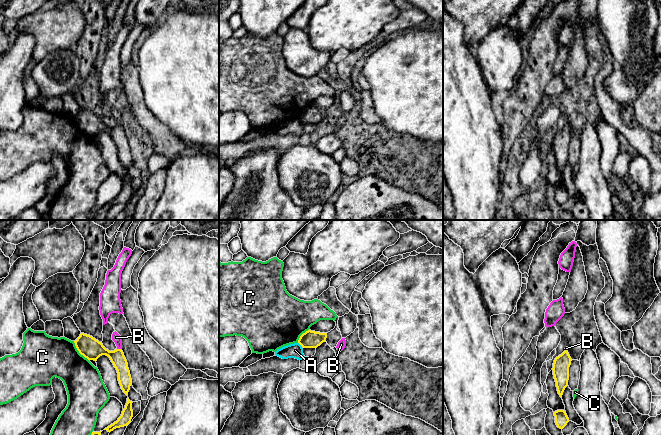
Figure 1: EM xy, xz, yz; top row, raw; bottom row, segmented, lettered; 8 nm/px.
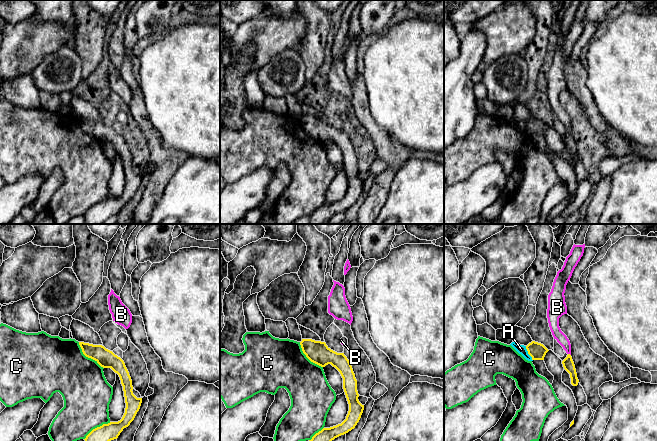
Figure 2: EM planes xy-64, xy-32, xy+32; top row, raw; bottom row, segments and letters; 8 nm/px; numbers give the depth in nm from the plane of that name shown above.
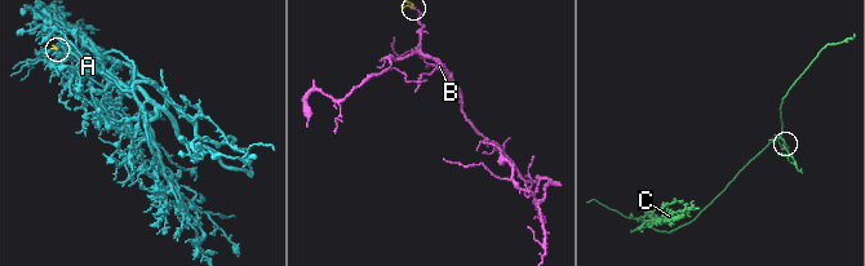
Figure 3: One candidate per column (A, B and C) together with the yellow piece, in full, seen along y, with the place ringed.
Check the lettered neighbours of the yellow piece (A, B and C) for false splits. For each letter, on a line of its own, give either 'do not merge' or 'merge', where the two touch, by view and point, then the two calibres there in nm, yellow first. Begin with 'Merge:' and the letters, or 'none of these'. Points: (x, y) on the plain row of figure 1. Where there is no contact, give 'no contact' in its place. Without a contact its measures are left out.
Merge: B
A: do not merge; meets yellow in xz at (300, 120); 140 nm thick on the yellow side, 120 nm on the other
B: merge; meets yellow in xy at (119, 125); 170 nm thick on the yellow side, 70 nm on the other
C: do not merge; meets yellow in xy at (78, 126); 170 nm thick on the yellow side, 340 nm on the other

